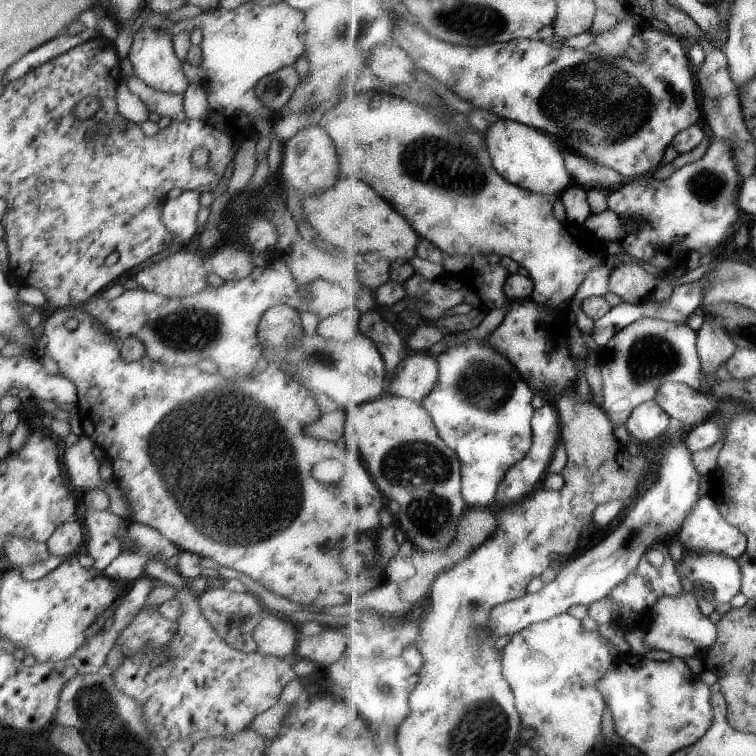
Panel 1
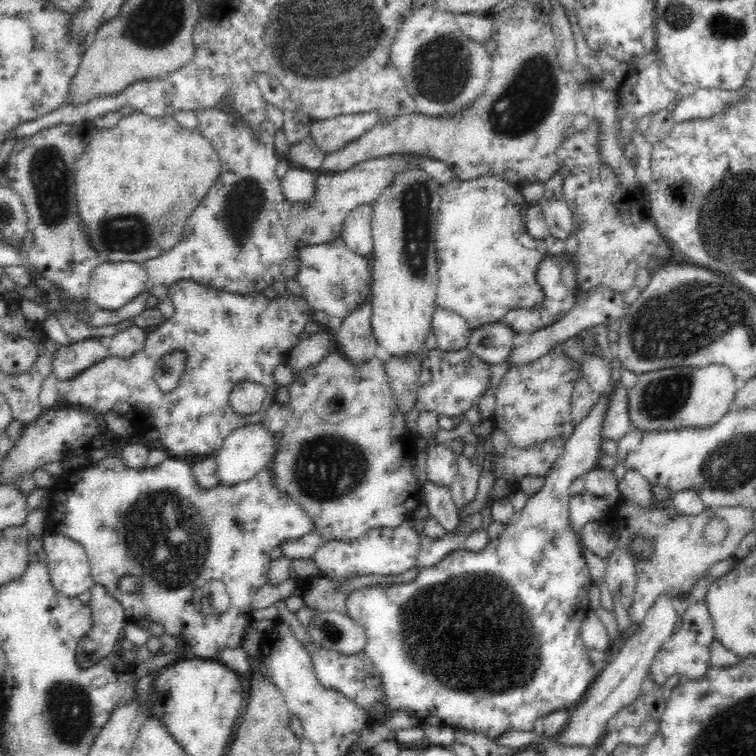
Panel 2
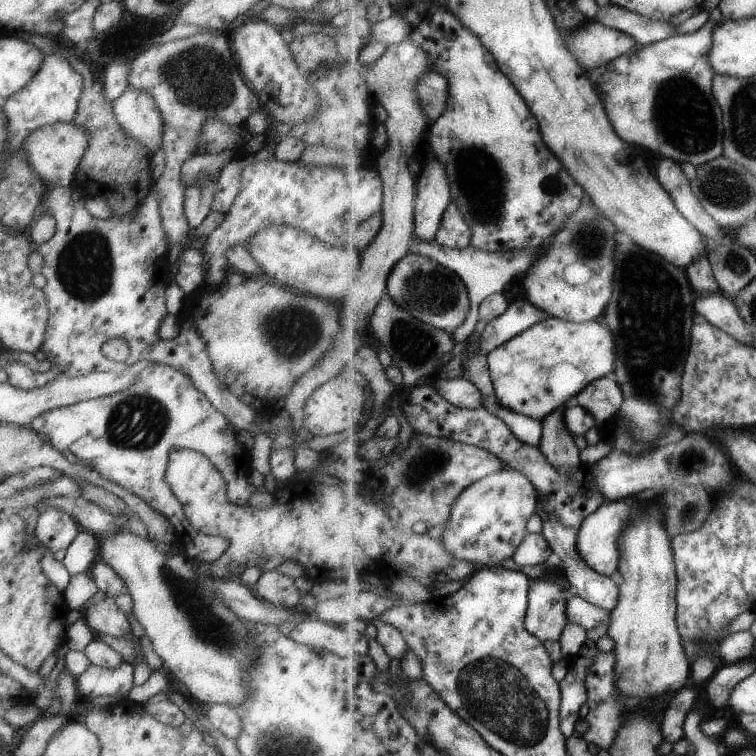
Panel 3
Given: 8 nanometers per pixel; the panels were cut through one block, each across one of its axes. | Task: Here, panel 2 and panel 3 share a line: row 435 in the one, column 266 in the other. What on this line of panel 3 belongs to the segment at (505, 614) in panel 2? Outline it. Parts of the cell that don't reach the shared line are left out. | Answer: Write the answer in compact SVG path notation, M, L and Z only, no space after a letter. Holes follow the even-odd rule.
M275 568L263 571L255 582L255 594L273 606L291 609L300 604L302 597L293 580Z

